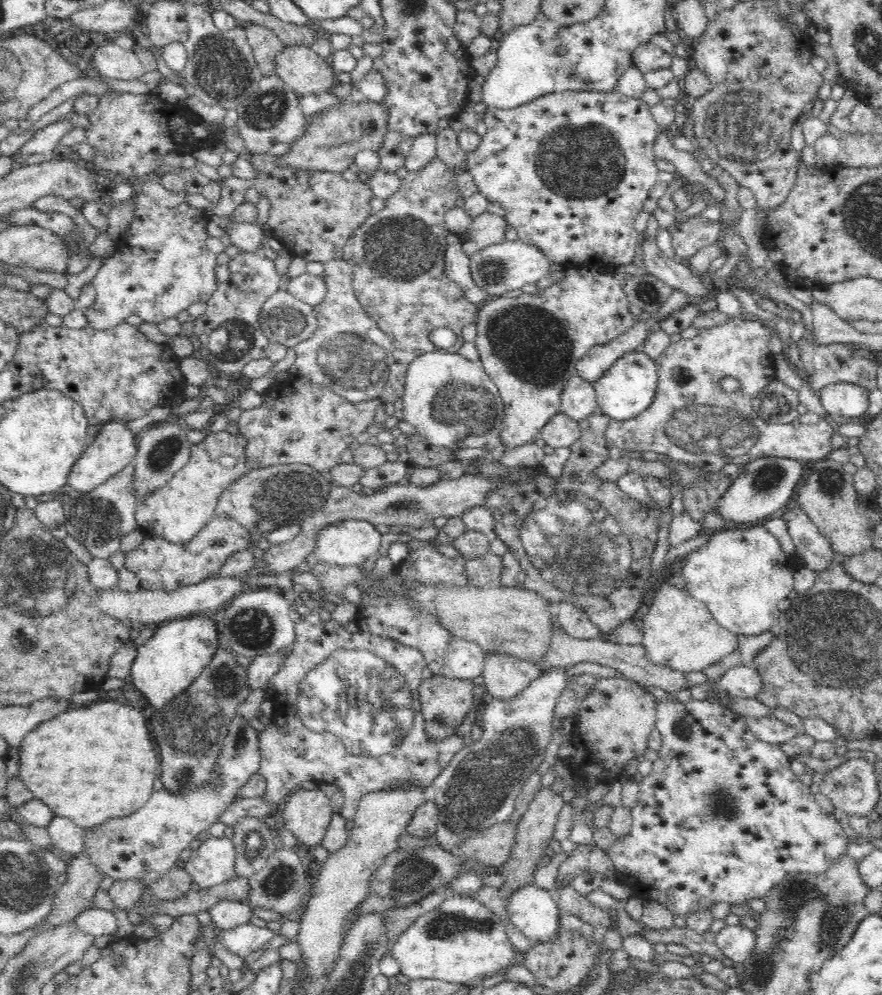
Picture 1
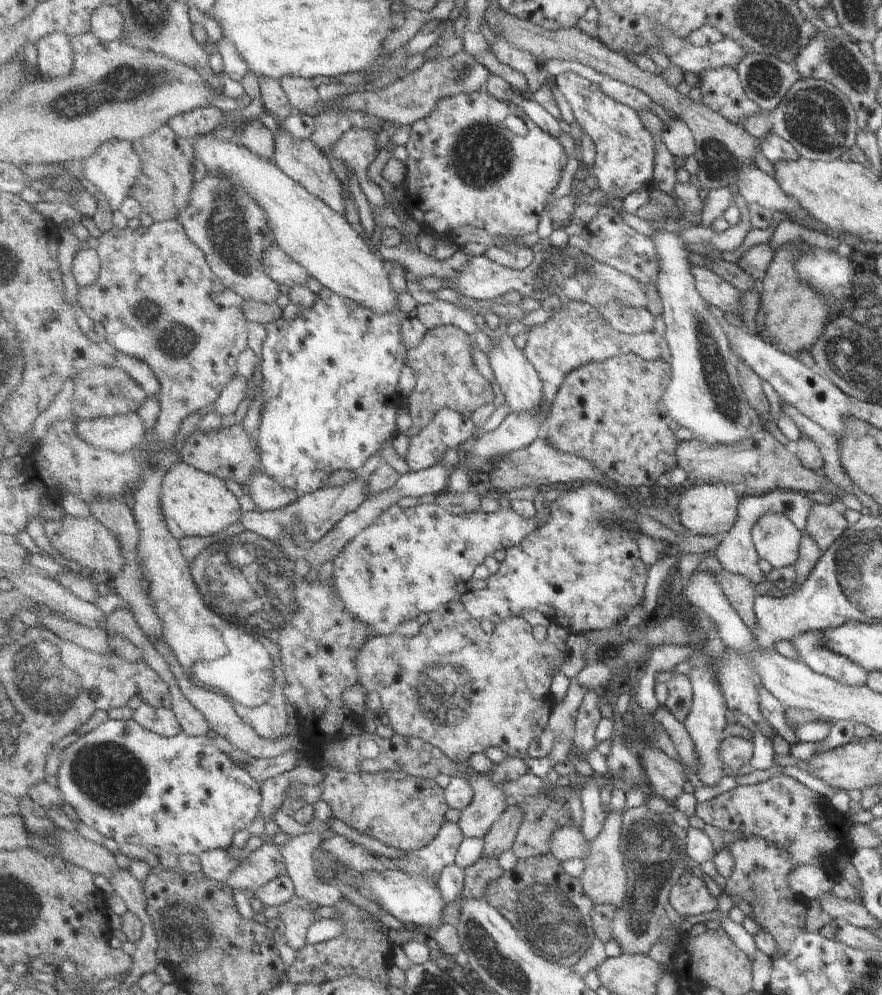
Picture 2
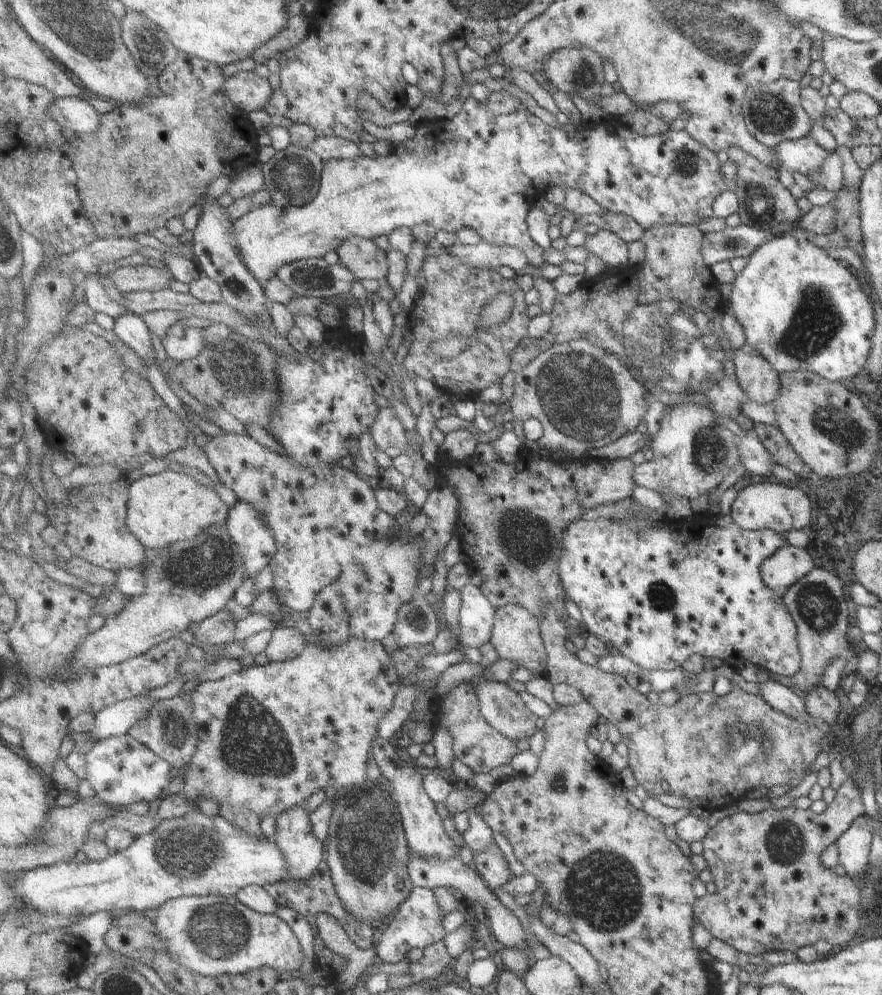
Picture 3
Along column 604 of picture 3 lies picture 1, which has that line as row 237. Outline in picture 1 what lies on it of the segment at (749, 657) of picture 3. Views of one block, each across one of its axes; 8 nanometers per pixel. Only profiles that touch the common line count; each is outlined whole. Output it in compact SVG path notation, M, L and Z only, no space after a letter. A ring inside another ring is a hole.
M563 89L536 96L535 100L517 108L488 107L480 119L486 123L488 131L483 136L480 149L476 150L476 153L469 154L467 169L473 175L478 191L482 191L482 194L486 195L490 201L501 205L506 220L509 220L509 226L516 231L518 241L530 244L549 264L559 263L564 267L600 270L601 268L607 269L609 266L617 268L637 263L640 235L632 224L637 214L643 210L644 201L649 198L649 191L659 181L653 143L660 129L650 115L648 104L638 98L618 94L614 90L602 92Z

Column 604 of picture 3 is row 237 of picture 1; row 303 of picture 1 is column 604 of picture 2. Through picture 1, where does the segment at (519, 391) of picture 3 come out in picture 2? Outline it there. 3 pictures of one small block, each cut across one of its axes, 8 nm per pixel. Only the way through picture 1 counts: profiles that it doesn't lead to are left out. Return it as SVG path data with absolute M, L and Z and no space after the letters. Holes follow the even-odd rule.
M624 353L622 356L611 358L606 360L606 362L592 362L588 366L582 366L574 372L568 374L566 382L562 384L562 390L558 393L556 400L554 401L554 406L552 407L552 412L547 418L545 433L543 437L548 439L548 442L552 446L556 446L560 452L565 452L566 454L574 454L574 456L582 456L586 460L590 460L608 474L608 478L612 479L612 482L617 483L618 485L627 485L630 487L641 487L649 486L657 488L656 482L660 480L660 476L674 470L674 468L680 467L680 460L678 460L678 448L680 444L684 442L677 439L675 436L676 432L682 428L668 412L668 406L666 406L666 390L670 388L670 382L674 378L674 368L671 363L666 362L664 359L649 361L645 358L642 358L636 353Z

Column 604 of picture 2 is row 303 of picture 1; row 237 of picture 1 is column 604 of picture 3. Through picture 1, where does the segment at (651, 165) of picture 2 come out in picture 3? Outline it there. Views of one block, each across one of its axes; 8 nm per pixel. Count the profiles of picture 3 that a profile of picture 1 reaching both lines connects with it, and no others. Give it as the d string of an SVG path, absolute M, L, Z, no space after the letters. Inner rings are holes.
M469 98L465 102L463 110L452 120L424 120L417 125L417 130L418 133L416 137L395 147L395 150L388 157L383 158L382 156L375 156L370 158L370 156L363 156L363 158L360 158L358 161L339 159L326 163L319 196L311 204L304 207L288 206L287 208L281 208L275 204L272 206L262 205L260 208L254 208L253 212L250 212L248 215L236 221L235 226L238 232L238 244L240 244L242 248L244 262L246 262L246 266L250 266L250 270L258 276L258 280L261 282L268 281L269 278L278 276L278 272L280 272L284 266L288 266L293 262L323 257L326 256L328 252L332 252L332 250L338 251L338 248L342 246L342 242L346 242L348 238L358 236L374 240L377 236L389 237L390 234L396 233L399 229L404 229L406 227L413 229L415 226L418 226L418 224L424 223L433 225L436 230L446 230L455 233L461 228L464 228L464 226L470 227L474 229L474 231L477 231L478 234L481 235L481 238L490 244L510 245L522 248L530 260L530 265L541 269L549 264L548 260L546 260L546 252L544 252L544 248L532 238L527 219L529 218L530 212L536 208L535 202L540 198L540 195L545 194L554 186L560 186L564 190L580 190L586 195L592 196L596 202L604 206L604 209L612 213L632 217L644 230L652 229L657 225L666 225L667 223L698 225L704 219L716 216L713 211L715 203L714 198L718 198L718 194L722 195L726 191L731 190L730 180L721 176L722 160L720 160L720 156L716 156L716 153L698 142L695 134L690 134L688 129L679 132L678 130L671 129L669 132L662 134L655 134L651 131L648 135L642 136L642 134L638 134L638 132L629 128L628 125L624 125L622 121L616 119L616 122L602 123L596 128L583 128L580 125L577 128L577 135L574 138L570 138L566 132L551 128L548 124L545 124L544 120L540 120L540 118L538 118L534 112L530 112L526 106L522 105L517 112L508 115L496 115L493 114L492 111L488 111L483 106L482 102Z

